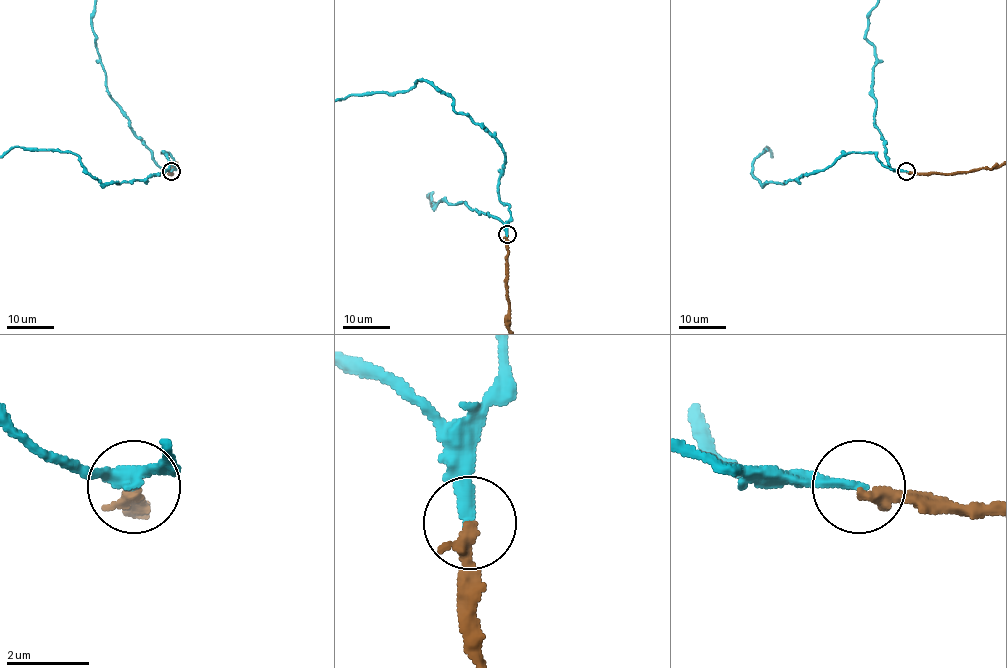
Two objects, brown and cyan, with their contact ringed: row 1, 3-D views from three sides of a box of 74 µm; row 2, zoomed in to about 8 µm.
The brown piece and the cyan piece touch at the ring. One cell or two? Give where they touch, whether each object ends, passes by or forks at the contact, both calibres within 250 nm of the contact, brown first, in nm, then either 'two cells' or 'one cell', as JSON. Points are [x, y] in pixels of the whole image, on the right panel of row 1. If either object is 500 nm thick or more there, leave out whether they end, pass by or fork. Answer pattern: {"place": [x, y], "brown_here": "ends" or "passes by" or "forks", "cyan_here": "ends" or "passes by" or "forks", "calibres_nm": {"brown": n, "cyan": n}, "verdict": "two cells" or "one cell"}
{"place": [906, 171], "brown_here": "ends", "cyan_here": "ends", "calibres_nm": {"brown": 280, "cyan": 280}, "verdict": "one cell"}

